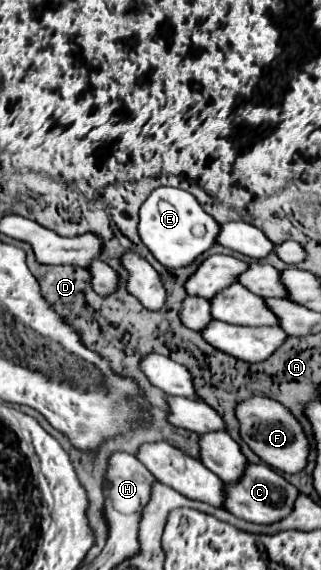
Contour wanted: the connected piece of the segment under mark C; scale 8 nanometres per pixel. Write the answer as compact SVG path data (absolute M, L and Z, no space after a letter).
M249 463L247 471L243 471L243 479L239 479L239 483L223 485L223 491L227 491L227 511L229 513L245 521L265 523L265 525L287 517L299 495L299 491L291 483L287 483L279 473L275 473L263 463Z

